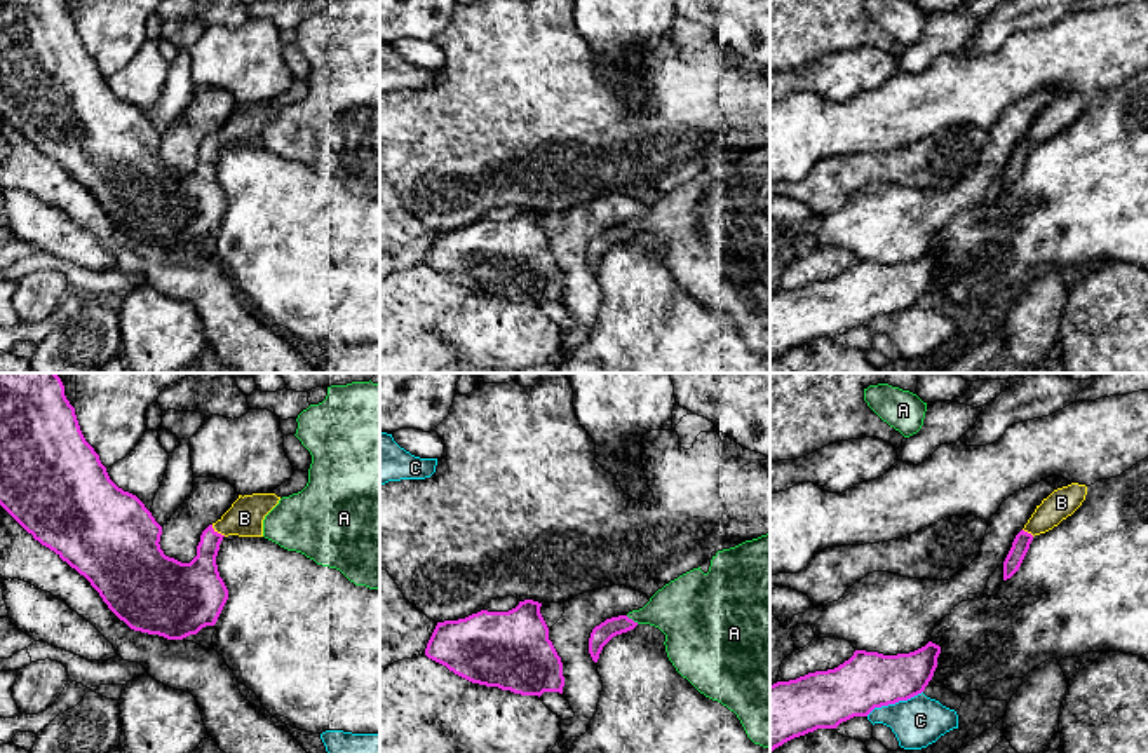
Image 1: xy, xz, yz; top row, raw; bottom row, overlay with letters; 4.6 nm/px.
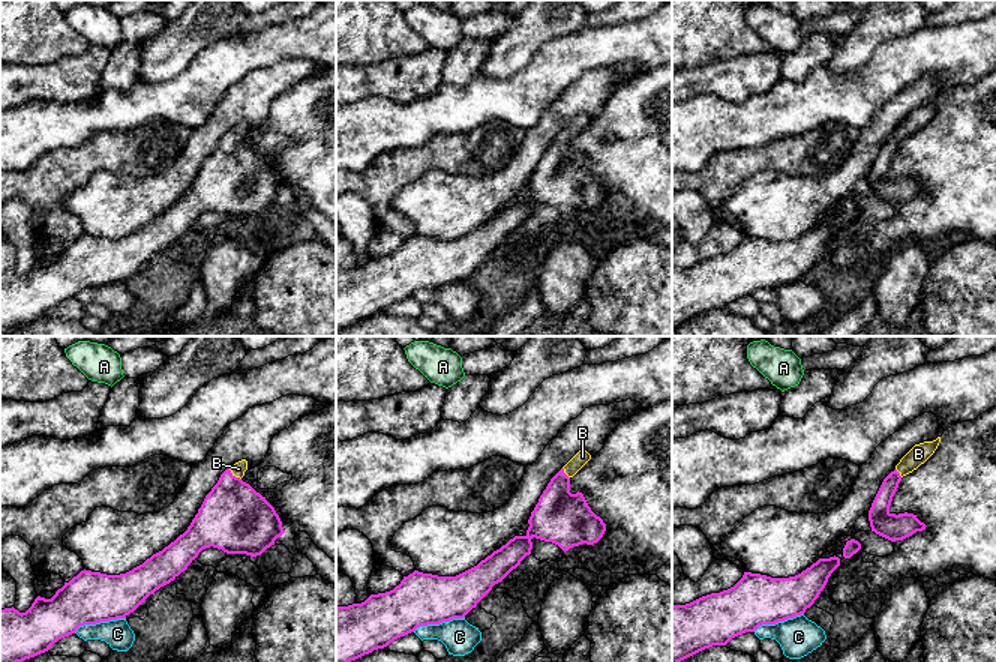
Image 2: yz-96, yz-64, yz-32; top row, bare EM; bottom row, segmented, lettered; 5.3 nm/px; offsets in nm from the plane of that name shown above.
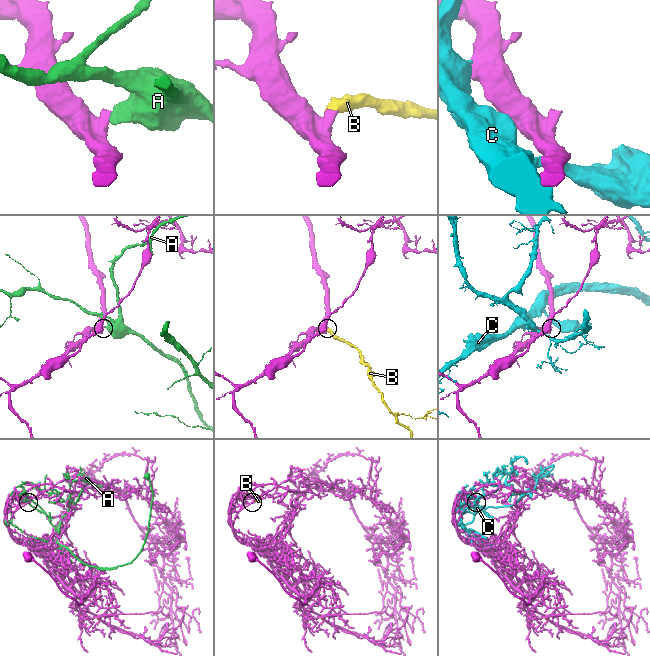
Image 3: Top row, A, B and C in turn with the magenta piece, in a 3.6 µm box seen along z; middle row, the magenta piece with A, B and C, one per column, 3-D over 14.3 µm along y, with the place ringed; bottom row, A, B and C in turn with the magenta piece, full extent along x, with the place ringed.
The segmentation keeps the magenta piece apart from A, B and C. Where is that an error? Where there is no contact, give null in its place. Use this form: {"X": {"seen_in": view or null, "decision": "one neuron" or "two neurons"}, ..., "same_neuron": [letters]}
{"A": {"seen_in": "xz", "decision": "two neurons"}, "B": {"seen_in": "xy", "decision": "one neuron"}, "C": {"seen_in": "yz", "decision": "two neurons"}, "same_neuron": ["B"]}

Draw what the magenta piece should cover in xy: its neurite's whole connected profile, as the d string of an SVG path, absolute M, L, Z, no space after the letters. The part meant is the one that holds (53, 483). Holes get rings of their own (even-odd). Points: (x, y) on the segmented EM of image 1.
M0 373L0 505L35 540L84 575L108 608L134 631L183 640L214 626L228 600L216 565L221 540L228 535L263 537L263 519L279 500L275 493L239 495L232 507L202 532L197 556L190 563L169 558L159 544L162 526L136 495L110 479L99 455L85 441L61 378L56 373Z

